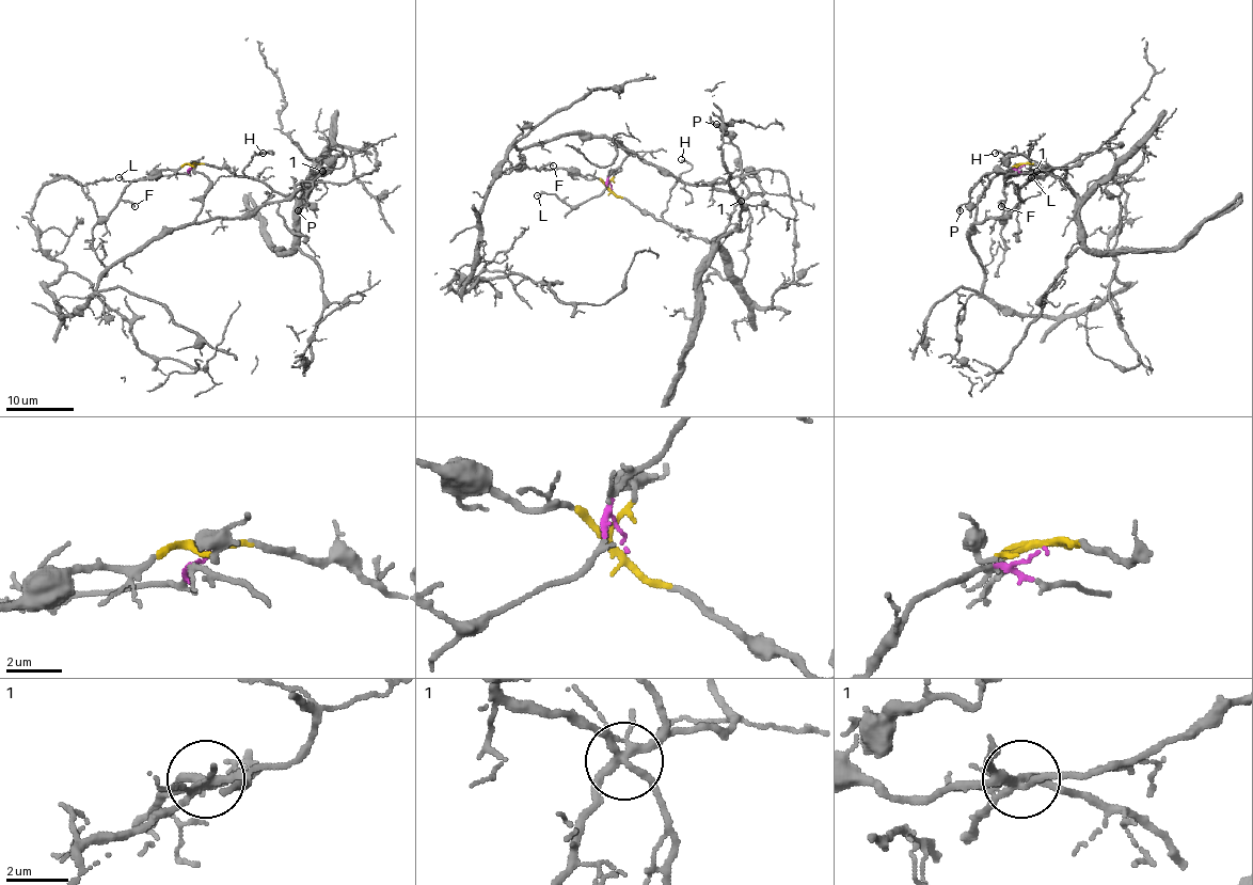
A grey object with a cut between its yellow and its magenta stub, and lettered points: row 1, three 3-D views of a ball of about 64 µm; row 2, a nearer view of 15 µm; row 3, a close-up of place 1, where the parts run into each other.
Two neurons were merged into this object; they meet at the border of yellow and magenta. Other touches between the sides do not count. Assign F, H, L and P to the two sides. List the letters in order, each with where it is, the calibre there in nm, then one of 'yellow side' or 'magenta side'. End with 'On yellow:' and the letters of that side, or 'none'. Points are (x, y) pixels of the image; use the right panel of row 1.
F: at (1001, 206); 100 nm thick; yellow side
H: at (995, 153); 170 nm thick; yellow side
L: at (1031, 177); 90 nm thick; magenta side
P: at (960, 210); 110 nm thick; yellow side
On yellow: F, H, P

